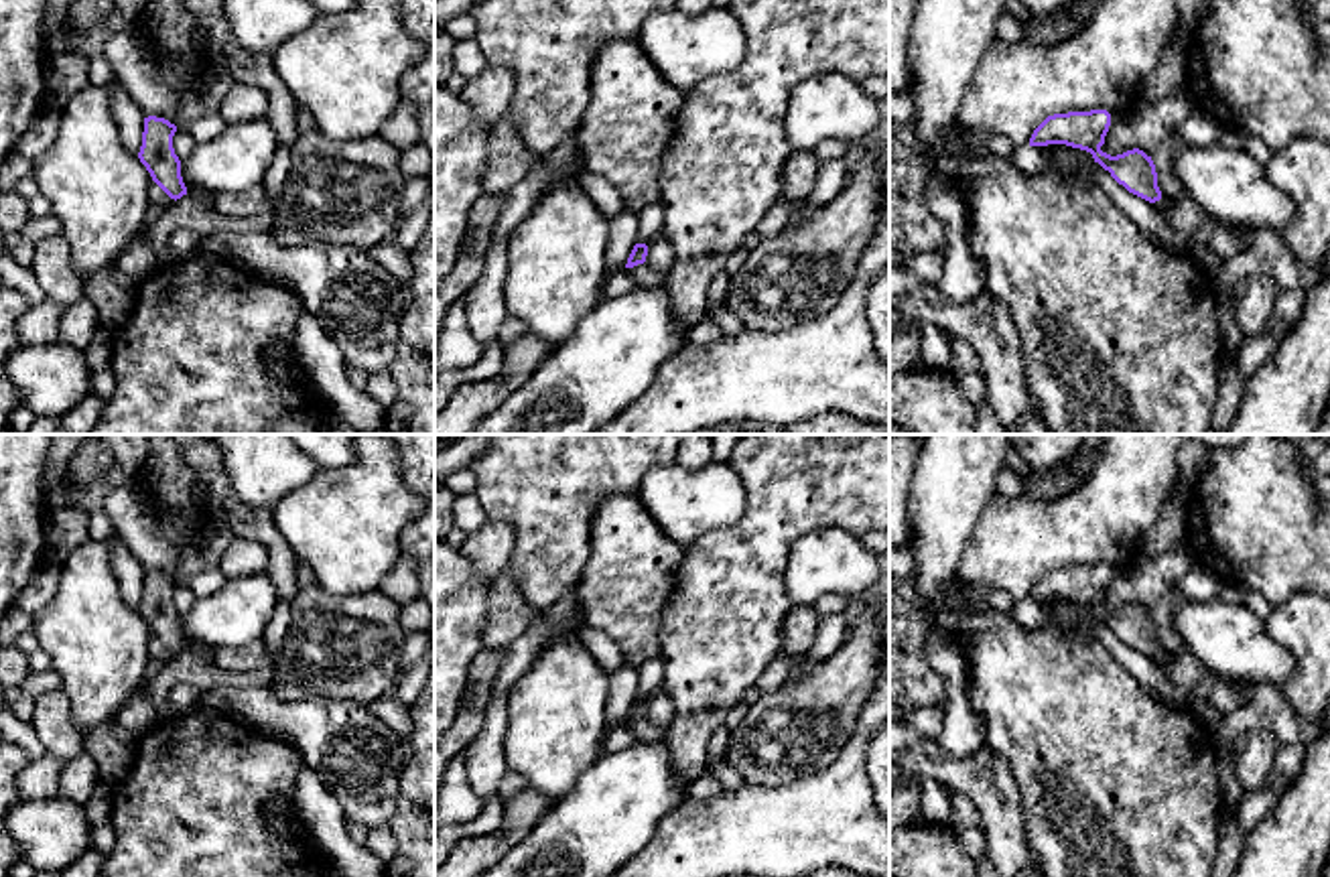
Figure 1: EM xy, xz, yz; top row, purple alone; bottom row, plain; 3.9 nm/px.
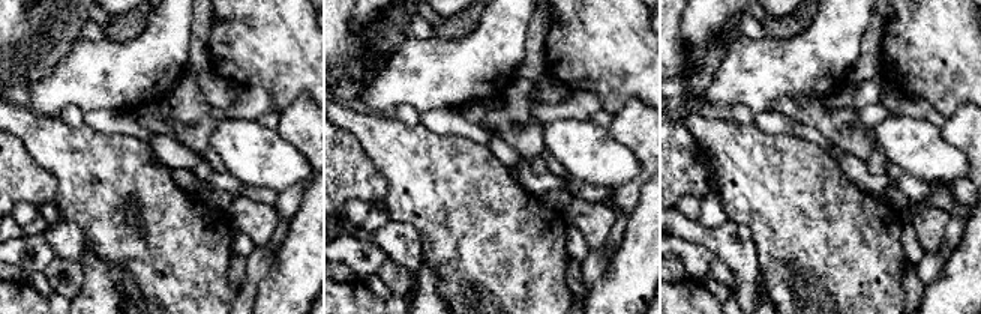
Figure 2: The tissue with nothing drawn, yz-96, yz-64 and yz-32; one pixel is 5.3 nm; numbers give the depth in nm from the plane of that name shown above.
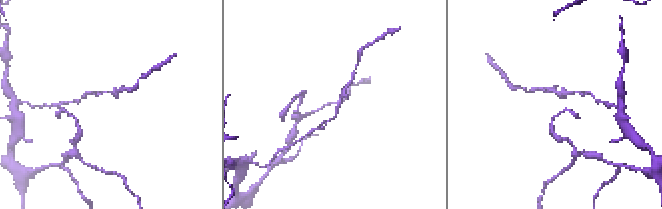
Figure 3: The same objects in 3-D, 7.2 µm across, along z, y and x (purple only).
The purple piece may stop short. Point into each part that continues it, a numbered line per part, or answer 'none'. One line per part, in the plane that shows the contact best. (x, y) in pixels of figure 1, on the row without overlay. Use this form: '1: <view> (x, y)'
none

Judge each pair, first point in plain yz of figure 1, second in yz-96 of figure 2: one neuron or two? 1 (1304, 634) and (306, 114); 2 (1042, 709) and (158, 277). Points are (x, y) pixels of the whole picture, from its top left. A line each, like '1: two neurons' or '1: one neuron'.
1: one neuron
2: one neuron

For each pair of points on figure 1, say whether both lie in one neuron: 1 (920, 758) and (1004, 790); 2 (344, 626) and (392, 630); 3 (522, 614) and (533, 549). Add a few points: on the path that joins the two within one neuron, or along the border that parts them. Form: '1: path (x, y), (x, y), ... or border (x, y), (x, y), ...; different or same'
1: path (941, 766), (963, 776), (983, 778); same
2: path (356, 630), (380, 630); same
3: border (508, 565), (510, 577), (537, 614); different

